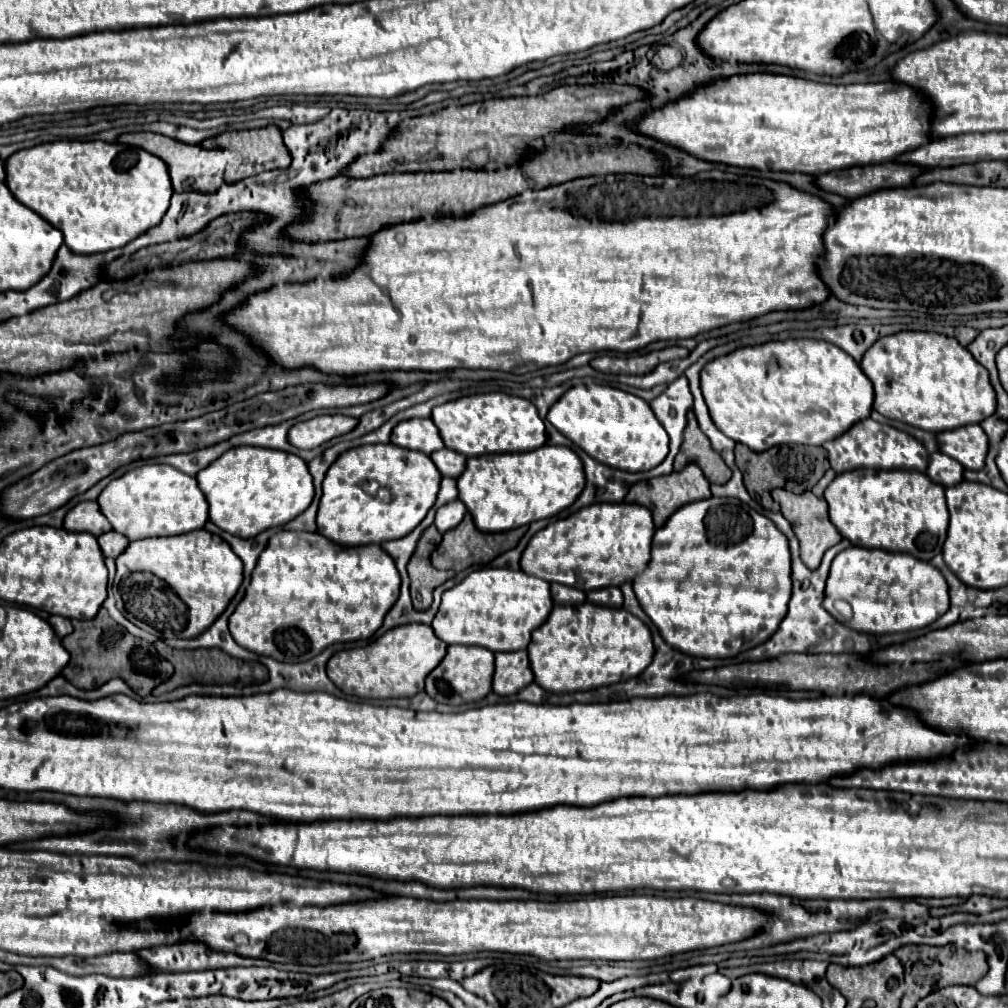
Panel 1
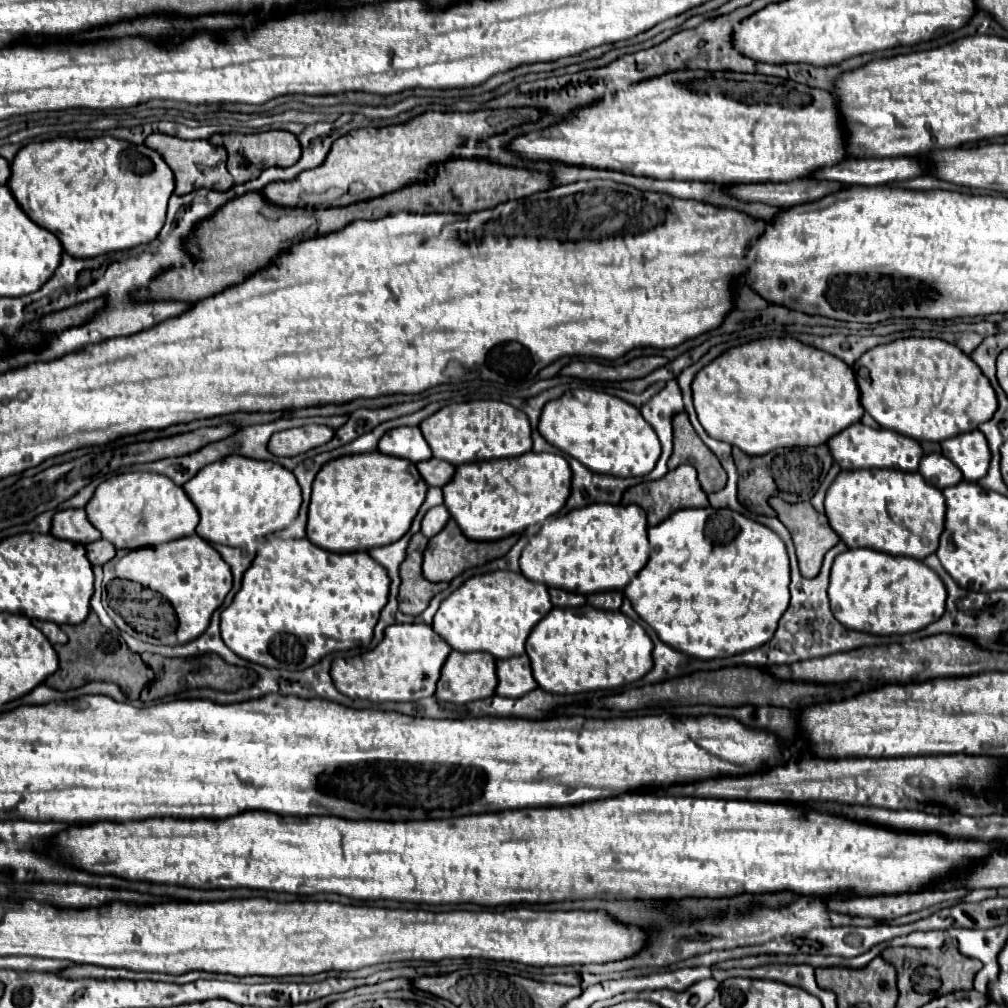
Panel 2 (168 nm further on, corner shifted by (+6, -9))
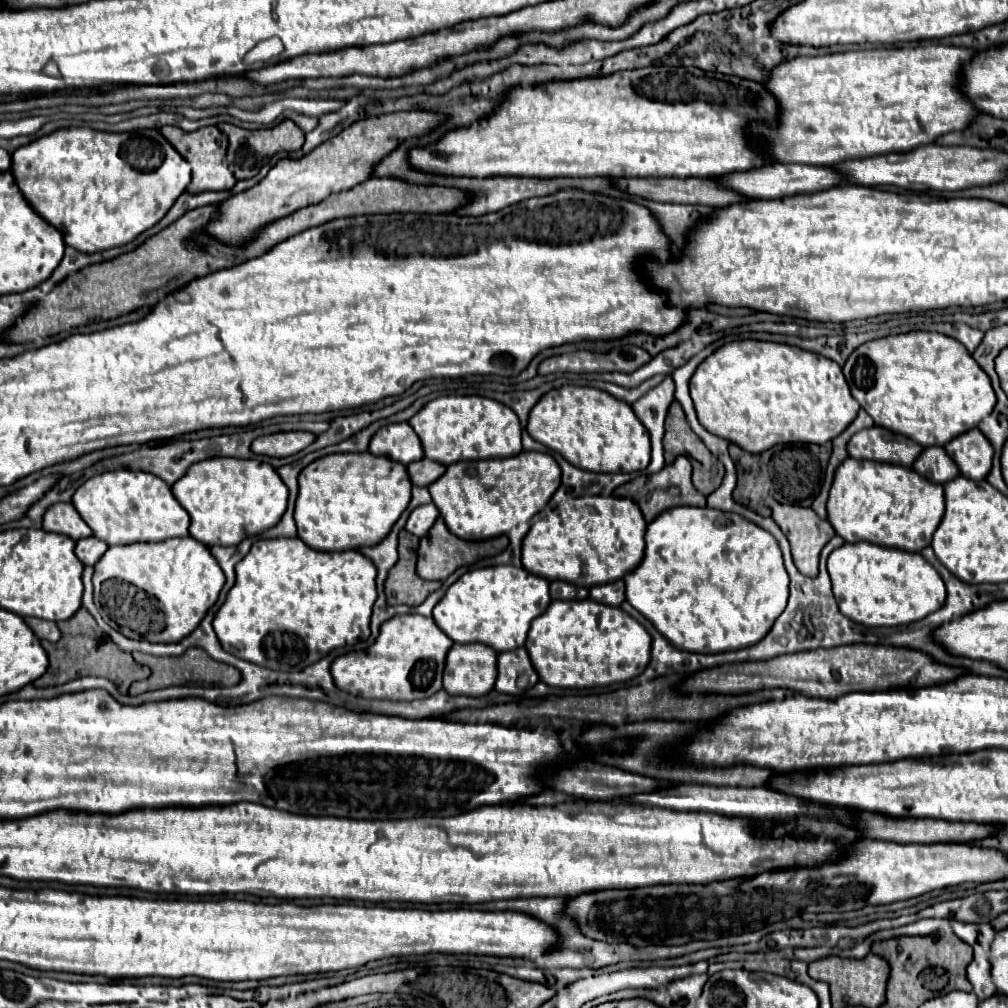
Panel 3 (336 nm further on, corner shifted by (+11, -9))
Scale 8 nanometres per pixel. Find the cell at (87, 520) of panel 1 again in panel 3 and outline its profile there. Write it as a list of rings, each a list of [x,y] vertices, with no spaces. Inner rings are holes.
[[[60,502],[54,504],[46,510],[44,514],[44,526],[46,532],[56,532],[56,534],[64,534],[70,536],[72,540],[80,540],[80,538],[88,538],[94,532],[88,528],[88,524],[80,518],[80,514],[76,512],[76,508],[68,502]]]

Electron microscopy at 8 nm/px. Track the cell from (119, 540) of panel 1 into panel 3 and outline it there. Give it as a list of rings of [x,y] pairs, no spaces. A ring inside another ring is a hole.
[[[96,536],[76,542],[76,556],[84,566],[94,566],[104,556],[106,550],[108,550],[108,544]]]

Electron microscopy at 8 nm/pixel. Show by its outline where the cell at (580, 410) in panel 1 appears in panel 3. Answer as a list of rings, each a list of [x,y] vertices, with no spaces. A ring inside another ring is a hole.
[[[562,386],[544,394],[530,412],[528,434],[548,450],[562,454],[570,464],[588,472],[642,472],[650,462],[650,434],[632,412],[632,406],[596,388]]]

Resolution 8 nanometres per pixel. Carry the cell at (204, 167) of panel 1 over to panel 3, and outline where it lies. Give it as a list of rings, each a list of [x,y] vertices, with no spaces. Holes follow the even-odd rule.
[[[162,126],[160,134],[174,146],[174,150],[184,156],[184,160],[192,166],[192,182],[188,184],[186,192],[204,192],[204,190],[230,190],[236,184],[236,178],[224,166],[222,158],[228,148],[228,138],[216,128],[200,128],[196,132],[182,132],[178,126]]]

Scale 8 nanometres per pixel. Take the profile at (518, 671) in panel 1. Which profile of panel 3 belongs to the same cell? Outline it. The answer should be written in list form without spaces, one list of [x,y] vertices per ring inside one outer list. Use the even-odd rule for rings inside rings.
[[[516,648],[516,652],[498,654],[498,678],[494,690],[504,694],[520,696],[538,682],[538,674],[532,668],[526,648]]]

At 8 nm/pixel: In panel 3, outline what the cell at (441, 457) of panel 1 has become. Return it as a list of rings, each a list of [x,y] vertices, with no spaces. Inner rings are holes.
[[[428,458],[416,460],[408,464],[408,474],[414,486],[430,486],[434,480],[438,480],[446,472],[446,466]]]

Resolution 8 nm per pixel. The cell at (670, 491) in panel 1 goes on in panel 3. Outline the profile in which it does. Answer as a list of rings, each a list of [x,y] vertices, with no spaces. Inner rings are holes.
[[[678,456],[672,464],[664,466],[660,472],[656,472],[652,476],[642,474],[642,476],[622,484],[620,488],[616,488],[614,494],[616,496],[624,496],[624,498],[632,498],[640,506],[644,520],[652,522],[658,514],[662,514],[664,510],[674,508],[674,506],[706,506],[706,496],[700,494],[692,486],[690,474],[692,474],[692,466],[688,464],[688,458],[686,456]]]

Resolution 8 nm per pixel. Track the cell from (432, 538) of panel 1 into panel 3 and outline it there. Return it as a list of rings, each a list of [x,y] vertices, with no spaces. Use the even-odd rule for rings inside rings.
[[[400,532],[400,542],[398,542],[398,554],[400,560],[396,562],[396,568],[388,574],[386,580],[386,598],[388,606],[420,606],[426,596],[442,586],[442,582],[426,582],[420,580],[416,574],[416,548],[418,548],[420,538],[416,538],[410,532]]]

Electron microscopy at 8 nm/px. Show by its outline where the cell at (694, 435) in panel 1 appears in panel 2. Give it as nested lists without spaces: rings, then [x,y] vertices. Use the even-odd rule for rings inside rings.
[[[679,412],[673,418],[673,454],[669,458],[669,470],[677,468],[679,464],[691,464],[697,468],[701,488],[707,494],[719,492],[727,482],[723,466],[719,464],[717,456],[695,434],[687,412]]]

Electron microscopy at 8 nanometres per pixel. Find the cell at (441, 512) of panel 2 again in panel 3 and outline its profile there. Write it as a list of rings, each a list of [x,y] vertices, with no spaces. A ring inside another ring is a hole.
[[[434,504],[418,506],[418,508],[410,514],[410,518],[408,518],[408,522],[406,522],[406,530],[408,530],[410,534],[422,538],[422,536],[428,534],[428,530],[430,530],[432,524],[436,522],[436,518],[438,518],[438,508],[436,508]]]

